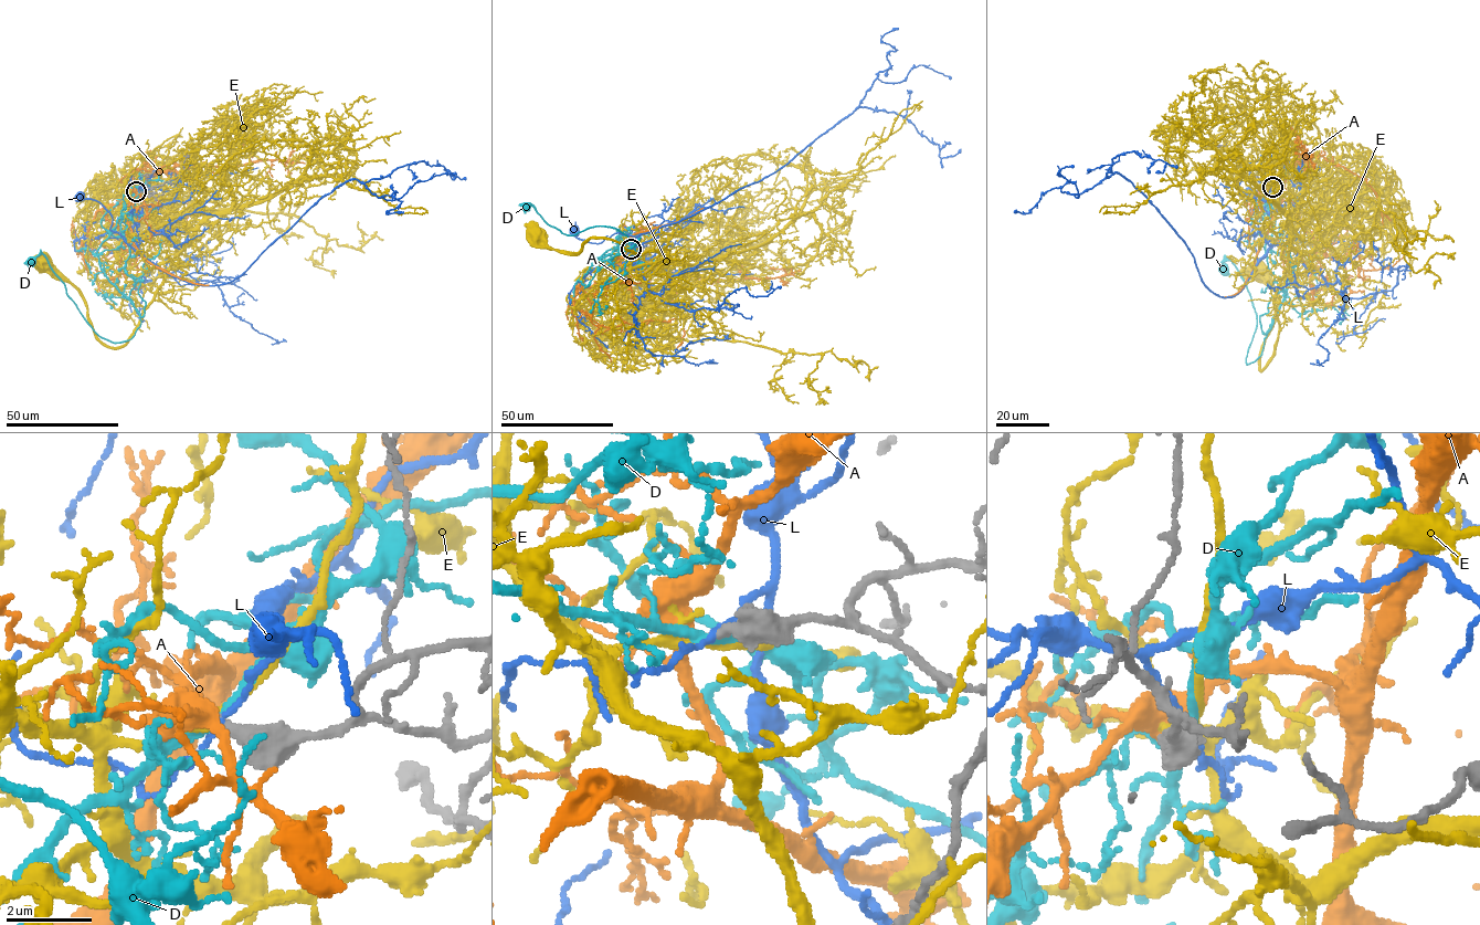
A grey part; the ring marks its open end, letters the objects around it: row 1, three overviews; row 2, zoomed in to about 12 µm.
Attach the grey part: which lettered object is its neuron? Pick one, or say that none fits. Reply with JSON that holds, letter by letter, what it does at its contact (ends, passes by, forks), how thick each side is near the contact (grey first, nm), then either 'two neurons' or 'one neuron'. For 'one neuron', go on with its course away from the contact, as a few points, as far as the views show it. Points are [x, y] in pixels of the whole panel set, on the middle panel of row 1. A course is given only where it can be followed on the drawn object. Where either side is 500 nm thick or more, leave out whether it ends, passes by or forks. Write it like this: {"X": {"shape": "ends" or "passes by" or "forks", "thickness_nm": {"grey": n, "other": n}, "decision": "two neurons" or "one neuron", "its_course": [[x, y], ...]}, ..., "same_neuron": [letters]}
{"A": {"shape": "passes by", "thickness_nm": {"grey": 280, "other": 360}, "decision": "one neuron", "its_course": [[631, 249], [631, 256], [588, 273], [575, 291], [573, 305], [601, 325], [613, 327], [625, 323], [676, 318]]}, "D": {"shape": "passes by", "thickness_nm": {"grey": 360, "other": 240}, "decision": "two neurons"}, "E": {"shape": "forks", "thickness_nm": {"grey": 280, "other": 130}, "decision": "two neurons"}, "L": {"shape": "passes by", "thickness_nm": {"grey": 440, "other": 100}, "decision": "two neurons"}, "same_neuron": ["A"]}

